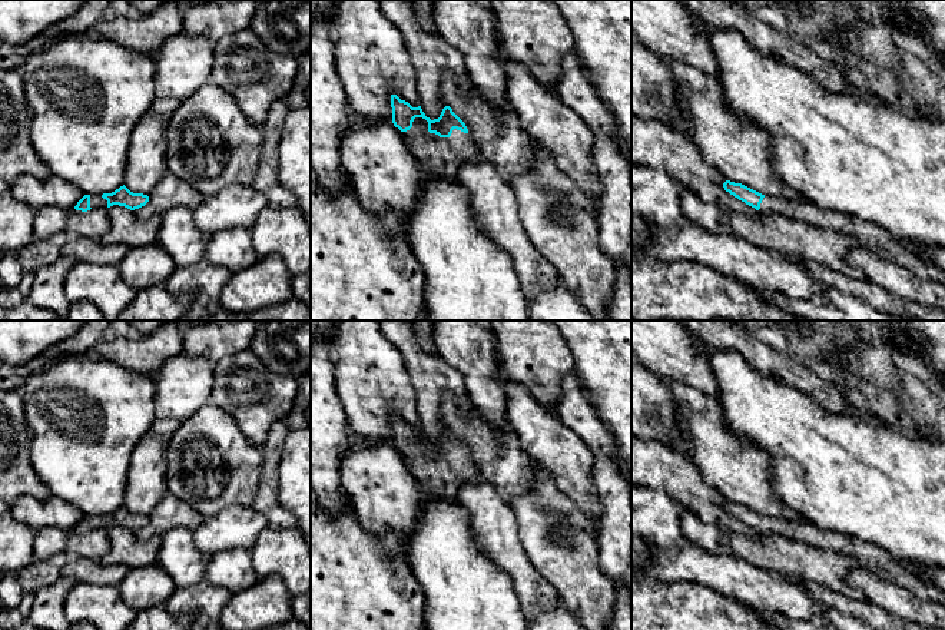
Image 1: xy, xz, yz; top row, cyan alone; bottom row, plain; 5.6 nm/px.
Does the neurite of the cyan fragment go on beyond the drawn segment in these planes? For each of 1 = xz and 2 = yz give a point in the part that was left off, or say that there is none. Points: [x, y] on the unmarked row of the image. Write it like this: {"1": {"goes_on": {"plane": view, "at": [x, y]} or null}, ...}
{"1": {"goes_on": {"plane": "xz", "at": [441, 478]}}, "2": {"goes_on": {"plane": "yz", "at": [871, 557]}}}

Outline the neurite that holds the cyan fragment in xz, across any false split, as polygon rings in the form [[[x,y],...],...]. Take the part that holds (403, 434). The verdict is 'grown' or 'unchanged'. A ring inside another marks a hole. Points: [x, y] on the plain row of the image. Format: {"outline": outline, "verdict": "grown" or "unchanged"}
{"outline": [[[391,415],[391,428],[392,444],[402,452],[422,497],[460,503],[460,487],[480,478],[465,444],[450,427],[434,441],[425,437],[421,427],[412,428],[397,415]]], "verdict": "grown"}

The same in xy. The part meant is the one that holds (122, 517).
{"outline": [[[125,505],[112,514],[84,515],[77,525],[76,531],[87,533],[90,530],[107,530],[113,525],[125,527],[136,531],[149,523],[149,517],[143,514],[133,514]]], "verdict": "grown"}

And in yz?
{"outline": [[[726,501],[726,513],[760,533],[780,534],[820,550],[830,550],[852,557],[859,567],[881,580],[898,584],[921,598],[945,603],[945,593],[919,574],[895,560],[886,550],[848,534],[820,530],[808,521],[792,521],[783,517],[762,515],[742,504]]], "verdict": "grown"}

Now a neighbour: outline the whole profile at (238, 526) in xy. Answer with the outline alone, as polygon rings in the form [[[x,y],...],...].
[[[232,505],[203,523],[193,531],[196,547],[208,557],[233,547],[251,550],[258,536],[268,528],[268,518],[249,505]]]

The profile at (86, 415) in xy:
[[[89,354],[62,357],[44,371],[32,374],[21,387],[23,408],[32,431],[32,464],[46,488],[84,515],[112,514],[125,503],[127,474],[135,447],[155,422],[155,377],[125,369]]]

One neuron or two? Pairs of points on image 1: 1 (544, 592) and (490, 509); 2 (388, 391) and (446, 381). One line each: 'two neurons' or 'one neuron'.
1: one neuron
2: two neurons

